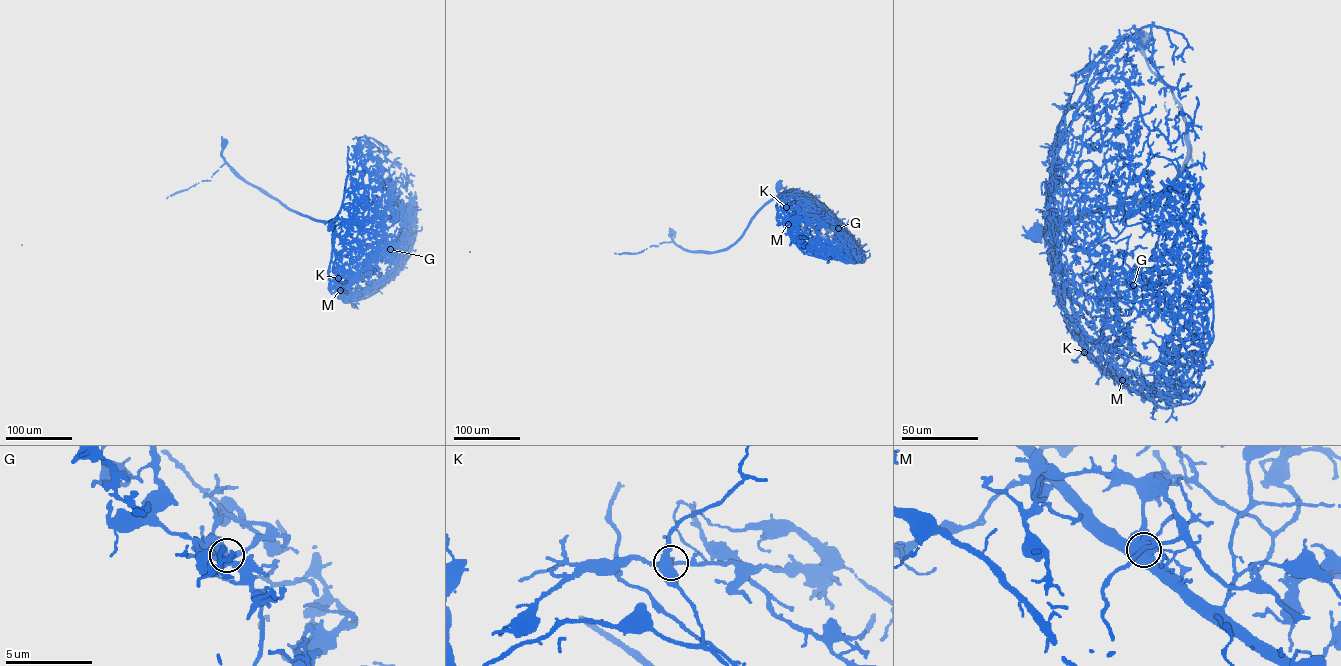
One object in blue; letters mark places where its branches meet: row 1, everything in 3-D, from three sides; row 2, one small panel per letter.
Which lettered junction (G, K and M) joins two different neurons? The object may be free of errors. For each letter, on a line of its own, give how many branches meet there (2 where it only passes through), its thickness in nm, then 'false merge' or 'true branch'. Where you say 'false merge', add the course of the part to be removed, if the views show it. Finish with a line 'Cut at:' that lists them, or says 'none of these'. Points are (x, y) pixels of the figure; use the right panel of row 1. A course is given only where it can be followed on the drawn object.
G: 4 | 480 nm | true branch
K: 4 | 480 nm | true branch
M: 7 | 650 nm | false merge | (1122, 380), (1066, 314), (1050, 243), (1183, 172), (1164, 84), (1191, 146), (1187, 275)
Cut at: M

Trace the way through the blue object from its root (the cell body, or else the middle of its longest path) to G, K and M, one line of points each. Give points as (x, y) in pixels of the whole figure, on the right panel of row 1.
G: (1142, 39), (1146, 64), (1185, 118), (1186, 161), (1163, 190), (1053, 231), (1066, 283), (1125, 303), (1133, 285)
K: (1142, 39), (1146, 64), (1180, 106), (1188, 158), (1163, 190), (1056, 226), (1050, 258), (1056, 303), (1084, 352)
M: (1142, 39), (1146, 64), (1185, 118), (1186, 161), (1159, 193), (1061, 221), (1050, 246), (1066, 317), (1122, 380)

